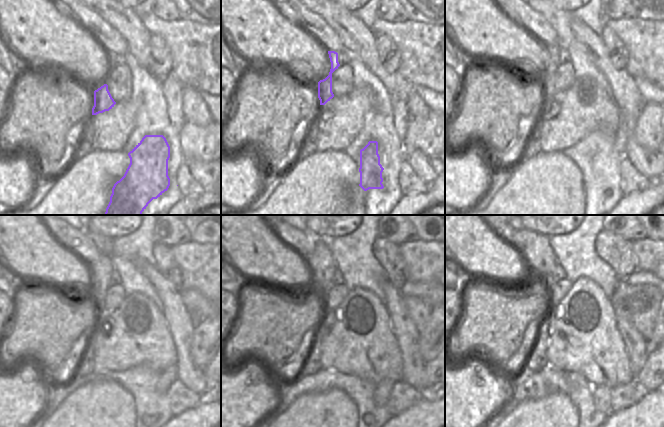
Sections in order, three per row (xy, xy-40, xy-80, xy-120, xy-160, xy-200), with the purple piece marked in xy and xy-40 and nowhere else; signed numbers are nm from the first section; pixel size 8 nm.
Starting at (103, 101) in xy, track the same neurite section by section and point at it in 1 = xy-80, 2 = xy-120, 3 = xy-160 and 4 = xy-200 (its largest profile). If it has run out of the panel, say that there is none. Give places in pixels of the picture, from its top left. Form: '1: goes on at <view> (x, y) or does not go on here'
1: goes on at xy-80 (548, 76)
2: goes on at xy-120 (102, 267)
3: goes on at xy-160 (320, 261)
4: goes on at xy-200 (535, 247)

